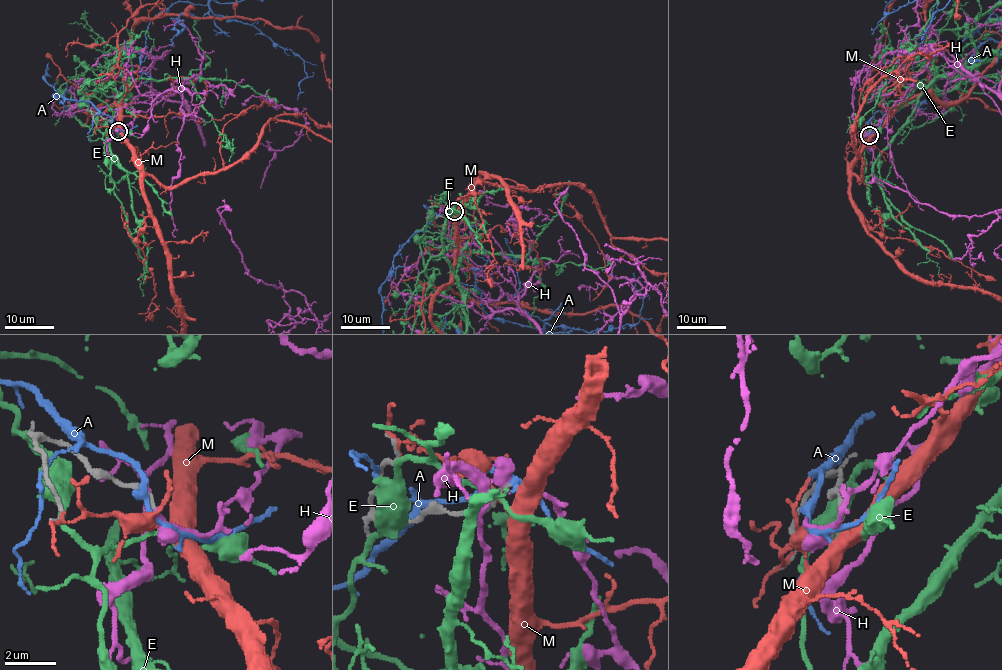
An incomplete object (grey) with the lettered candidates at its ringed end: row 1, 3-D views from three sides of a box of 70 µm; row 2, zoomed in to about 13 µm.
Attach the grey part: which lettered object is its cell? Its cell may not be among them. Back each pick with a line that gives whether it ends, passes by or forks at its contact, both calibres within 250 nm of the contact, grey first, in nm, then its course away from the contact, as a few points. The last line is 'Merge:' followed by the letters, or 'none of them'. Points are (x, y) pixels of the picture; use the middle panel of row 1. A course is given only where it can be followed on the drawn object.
Merge: none of them

